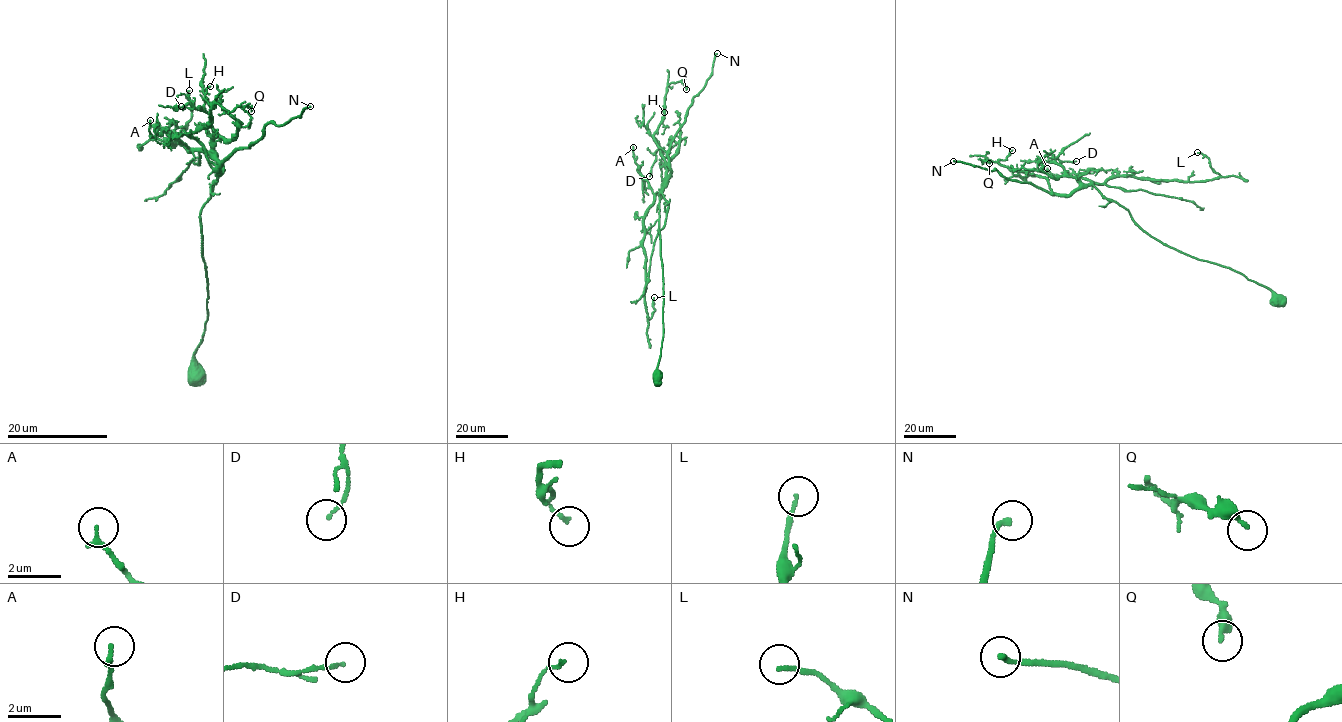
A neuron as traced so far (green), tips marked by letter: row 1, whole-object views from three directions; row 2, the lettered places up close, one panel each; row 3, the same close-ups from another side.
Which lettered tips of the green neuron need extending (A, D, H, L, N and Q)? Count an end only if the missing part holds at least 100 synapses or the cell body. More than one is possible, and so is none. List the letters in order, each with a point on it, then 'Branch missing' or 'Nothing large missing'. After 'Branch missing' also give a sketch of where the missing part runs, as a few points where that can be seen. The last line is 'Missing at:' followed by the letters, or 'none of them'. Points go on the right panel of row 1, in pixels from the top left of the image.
A: Place: (1047, 168). Nothing large missing
D: Place: (1076, 161). Nothing large missing
H: Place: (1012, 150). Nothing large missing
L: Place: (1197, 152). Nothing large missing
N: Place: (953, 161). Branch missing
Q: Place: (989, 163). Nothing large missing
Missing at: N

